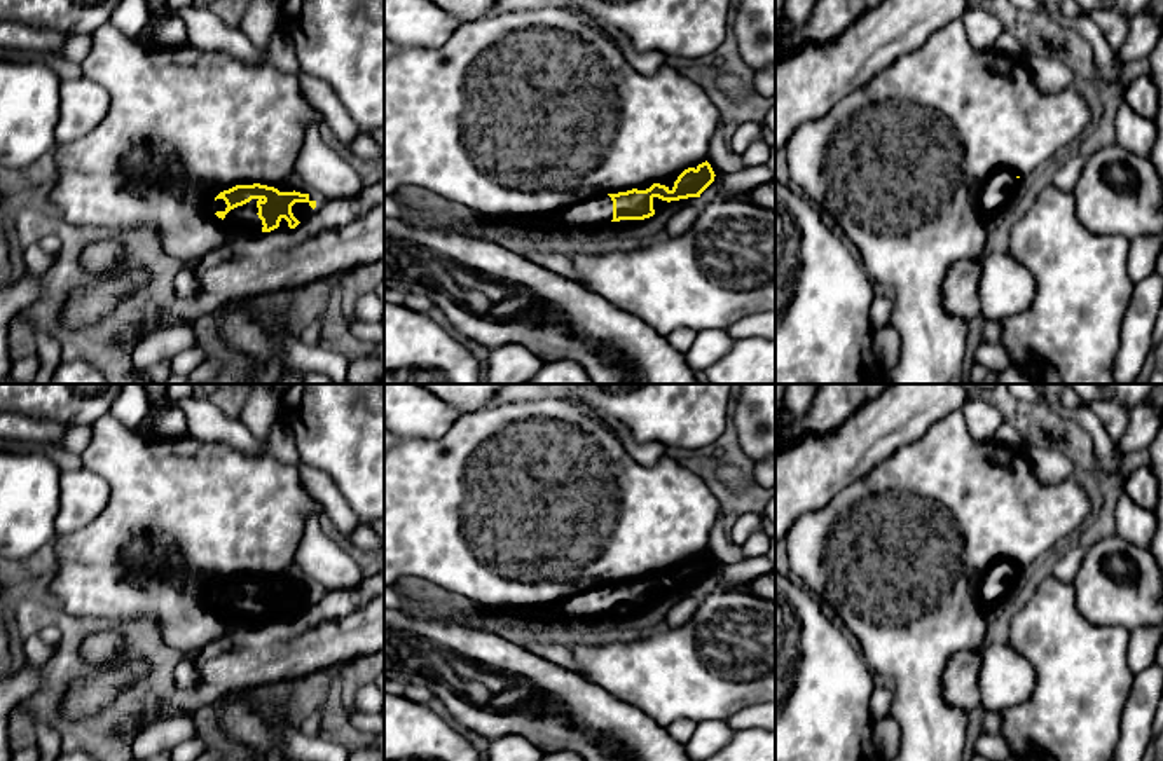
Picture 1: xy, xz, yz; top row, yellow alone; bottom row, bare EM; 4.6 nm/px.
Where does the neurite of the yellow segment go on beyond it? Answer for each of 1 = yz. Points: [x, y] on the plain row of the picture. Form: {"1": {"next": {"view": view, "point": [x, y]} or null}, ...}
{"1": {"next": null}}

